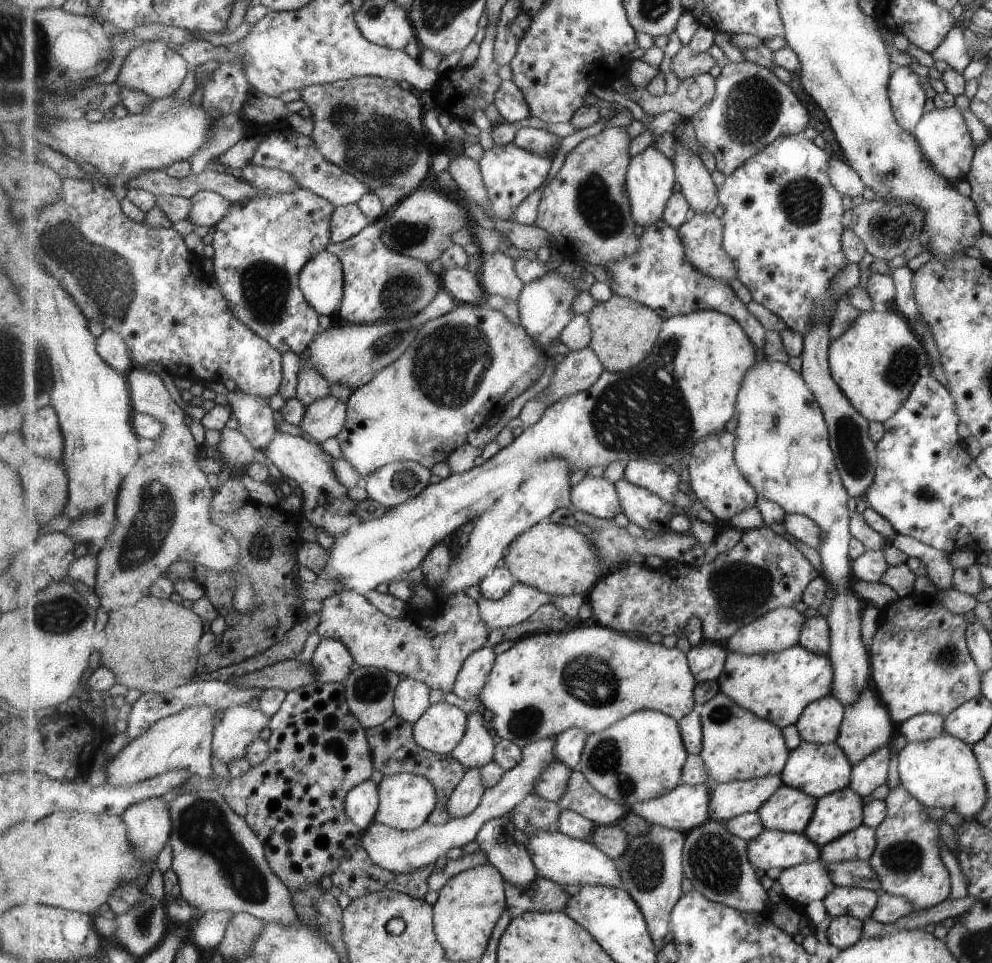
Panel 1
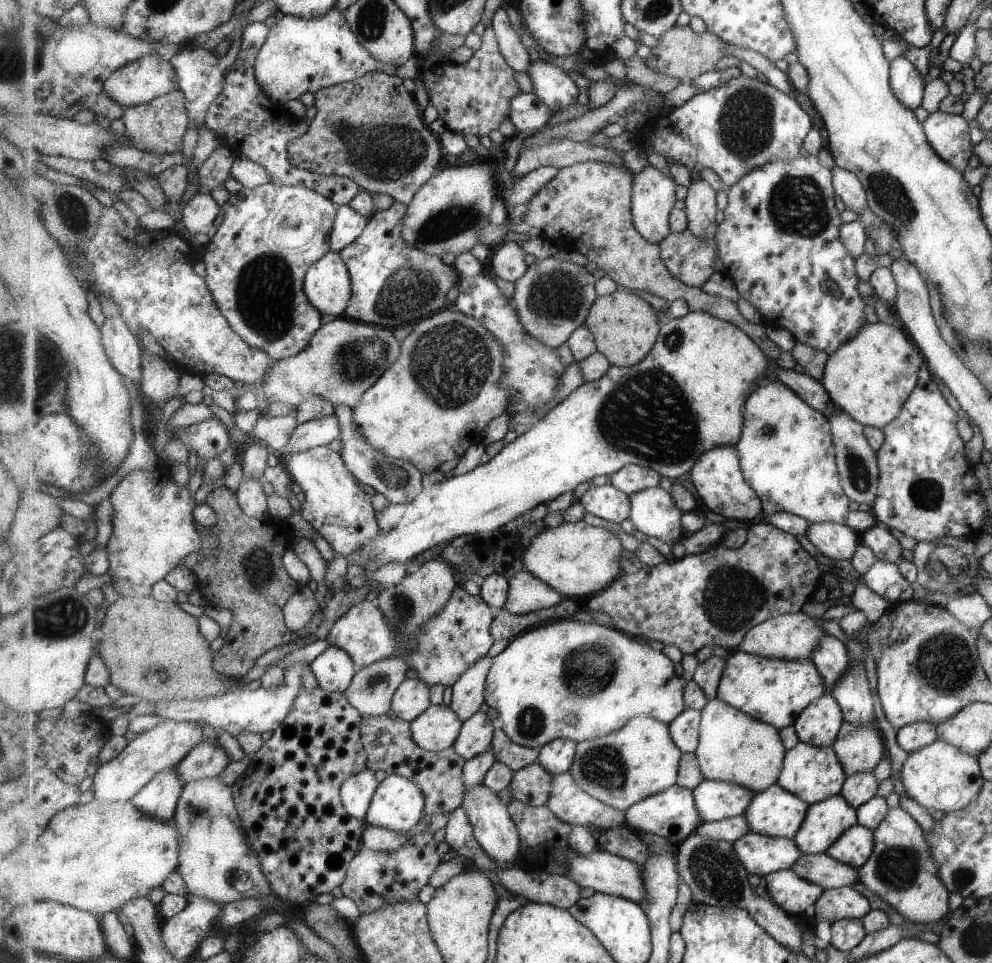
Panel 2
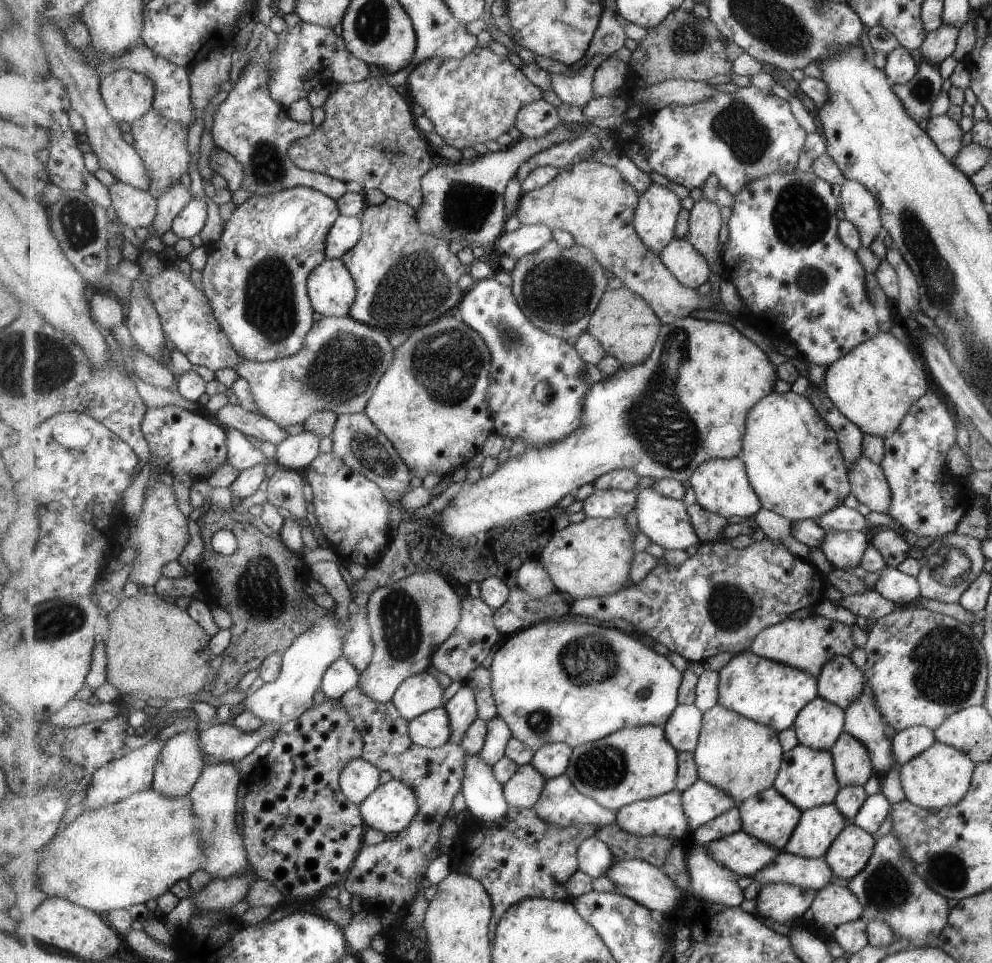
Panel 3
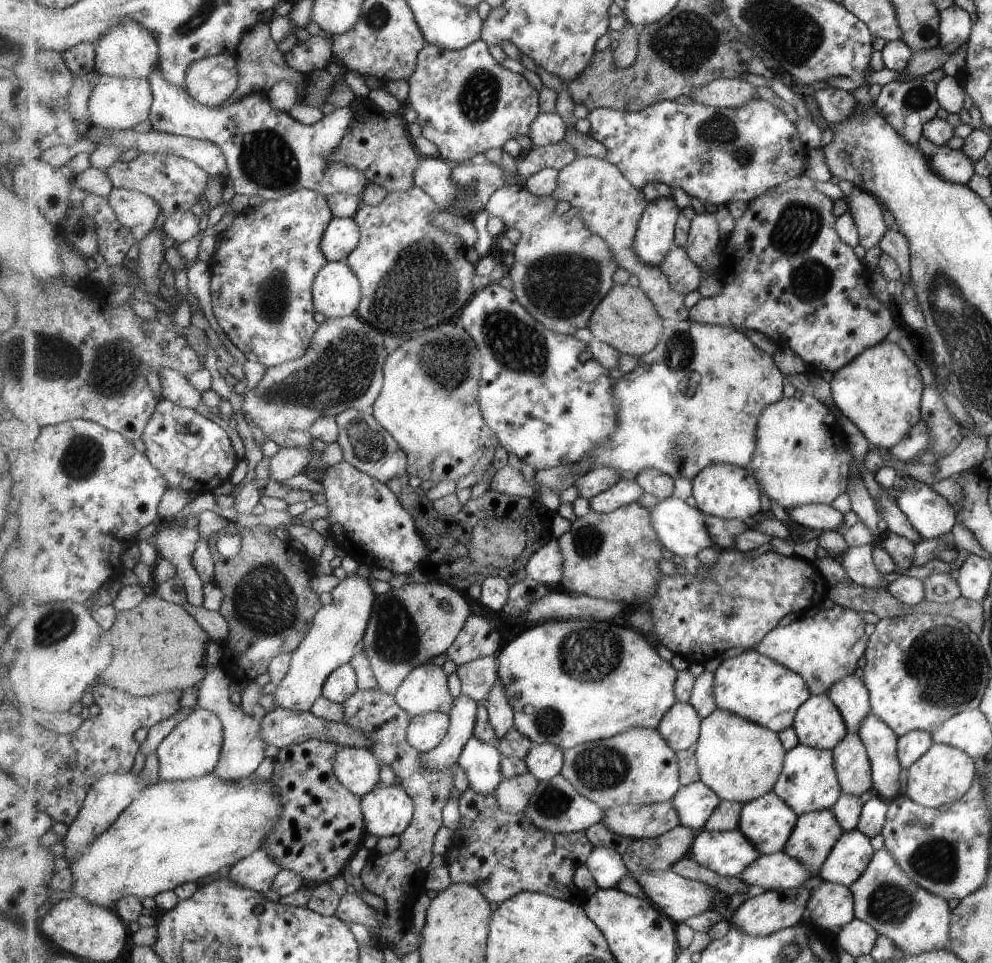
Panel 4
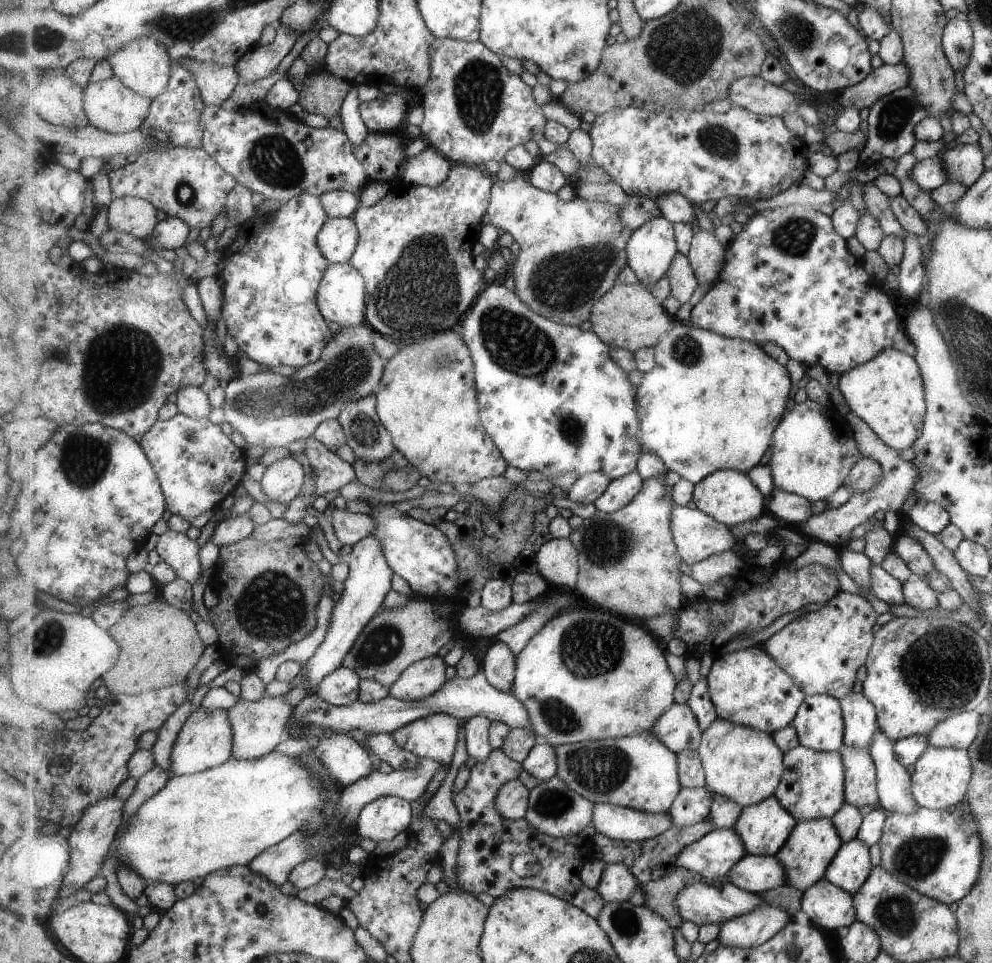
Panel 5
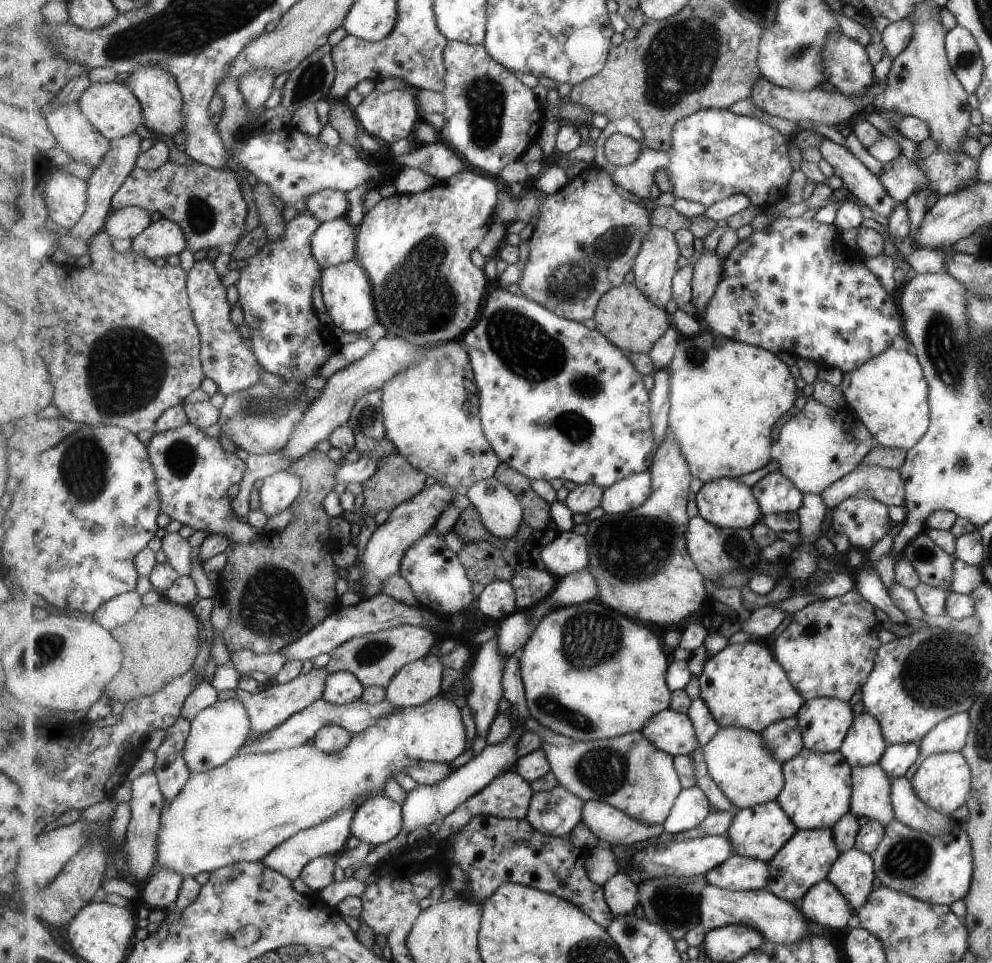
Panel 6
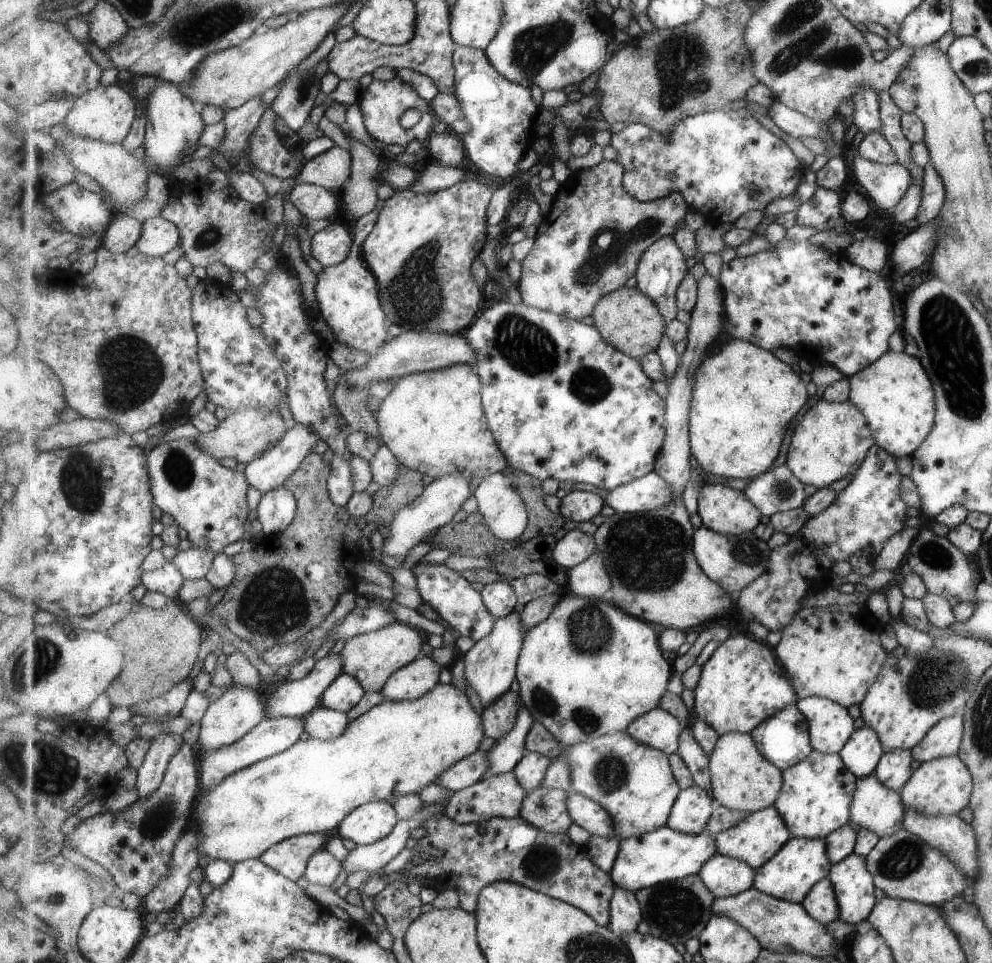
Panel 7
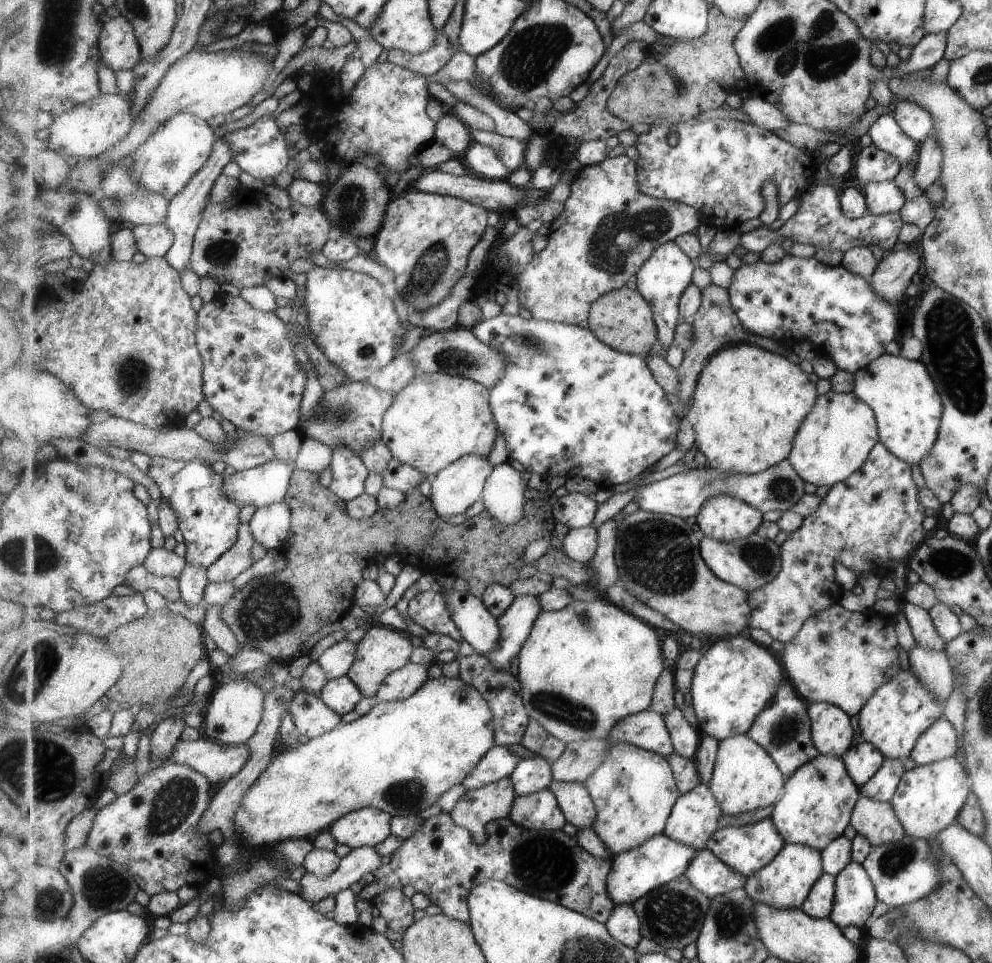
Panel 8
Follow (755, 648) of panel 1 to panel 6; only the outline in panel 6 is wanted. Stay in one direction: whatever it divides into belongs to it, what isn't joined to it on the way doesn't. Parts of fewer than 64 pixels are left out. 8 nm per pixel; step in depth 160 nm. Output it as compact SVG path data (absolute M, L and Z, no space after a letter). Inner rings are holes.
M853 588L841 596L817 600L804 606L791 616L791 621L779 636L770 641L770 646L776 659L788 672L789 680L806 701L817 697L831 697L848 702L851 694L864 686L872 672L874 658L880 648L877 632L879 628L875 620L874 606L864 601Z

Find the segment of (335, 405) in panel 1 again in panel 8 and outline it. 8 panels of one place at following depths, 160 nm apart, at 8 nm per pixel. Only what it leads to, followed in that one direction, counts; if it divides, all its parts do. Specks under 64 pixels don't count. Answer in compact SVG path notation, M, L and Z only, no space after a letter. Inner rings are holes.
M284 500L258 508L250 527L265 549L284 549L292 527L292 508Z

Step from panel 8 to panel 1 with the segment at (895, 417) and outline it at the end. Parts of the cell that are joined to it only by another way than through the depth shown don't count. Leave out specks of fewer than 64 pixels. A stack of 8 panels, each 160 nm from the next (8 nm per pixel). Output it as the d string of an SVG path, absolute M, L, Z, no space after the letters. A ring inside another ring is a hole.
M863 311L851 322L850 326L829 343L829 372L839 390L851 403L851 406L868 422L885 422L895 411L899 410L901 403L908 398L916 380L919 379L919 370L927 364L927 354L911 332L909 324L895 312Z

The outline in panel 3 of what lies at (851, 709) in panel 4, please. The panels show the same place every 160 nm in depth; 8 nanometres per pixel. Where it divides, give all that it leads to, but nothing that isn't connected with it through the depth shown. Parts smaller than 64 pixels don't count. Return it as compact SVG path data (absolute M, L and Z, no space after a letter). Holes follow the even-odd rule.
M833 657L818 678L818 693L845 710L863 688L863 672L855 667L849 657Z

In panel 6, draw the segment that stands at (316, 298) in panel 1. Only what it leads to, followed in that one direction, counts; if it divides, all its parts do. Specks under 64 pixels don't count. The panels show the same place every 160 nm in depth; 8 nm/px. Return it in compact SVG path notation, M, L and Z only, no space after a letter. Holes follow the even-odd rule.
M356 259L324 269L320 286L326 310L339 331L363 332L379 322L372 281Z

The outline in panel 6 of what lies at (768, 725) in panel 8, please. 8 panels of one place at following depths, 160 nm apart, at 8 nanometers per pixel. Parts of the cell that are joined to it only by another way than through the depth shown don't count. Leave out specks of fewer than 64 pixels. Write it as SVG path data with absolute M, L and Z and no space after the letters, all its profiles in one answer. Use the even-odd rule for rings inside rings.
M798 715L770 724L761 733L781 764L795 758L806 747Z

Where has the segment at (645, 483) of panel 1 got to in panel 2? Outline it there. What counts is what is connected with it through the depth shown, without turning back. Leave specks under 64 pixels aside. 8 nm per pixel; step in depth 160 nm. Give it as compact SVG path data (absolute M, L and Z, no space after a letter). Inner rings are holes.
M628 465L611 476L613 486L629 496L649 488L659 487L661 474L645 466Z

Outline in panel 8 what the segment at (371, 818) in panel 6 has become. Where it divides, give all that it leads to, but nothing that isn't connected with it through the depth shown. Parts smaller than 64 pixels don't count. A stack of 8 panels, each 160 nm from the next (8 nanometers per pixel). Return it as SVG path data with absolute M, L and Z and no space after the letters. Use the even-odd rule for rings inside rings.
M365 807L342 816L330 831L338 842L351 849L373 847L392 834L393 819L394 816L384 810Z

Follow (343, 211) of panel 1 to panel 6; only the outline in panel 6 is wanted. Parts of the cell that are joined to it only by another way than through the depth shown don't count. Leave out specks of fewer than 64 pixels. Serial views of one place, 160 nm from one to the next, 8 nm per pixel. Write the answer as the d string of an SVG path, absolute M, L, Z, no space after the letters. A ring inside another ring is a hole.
M347 216L322 223L312 240L312 251L323 268L356 258L357 226Z

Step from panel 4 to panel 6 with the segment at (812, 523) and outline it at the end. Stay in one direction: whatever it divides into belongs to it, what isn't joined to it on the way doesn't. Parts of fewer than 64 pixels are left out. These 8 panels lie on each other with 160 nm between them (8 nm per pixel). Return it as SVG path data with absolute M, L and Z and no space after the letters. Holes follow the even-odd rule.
M767 473L752 487L764 515L797 512L803 504L803 491L785 473Z

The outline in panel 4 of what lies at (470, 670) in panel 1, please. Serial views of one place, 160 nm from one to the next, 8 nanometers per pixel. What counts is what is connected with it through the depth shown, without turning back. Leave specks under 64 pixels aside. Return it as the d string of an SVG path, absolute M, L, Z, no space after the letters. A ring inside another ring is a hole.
M461 694L455 698L448 735L432 751L424 753L420 762L425 768L433 770L449 769L458 762L462 750L474 735L478 717L478 702Z

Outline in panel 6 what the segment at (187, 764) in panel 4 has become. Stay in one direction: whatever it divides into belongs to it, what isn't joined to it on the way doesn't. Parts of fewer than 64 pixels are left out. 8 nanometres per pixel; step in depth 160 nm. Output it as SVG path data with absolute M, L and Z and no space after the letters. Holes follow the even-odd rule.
M239 700L217 701L213 706L200 712L192 720L192 729L184 748L185 758L193 774L213 770L235 758L251 732L252 722L248 708Z

